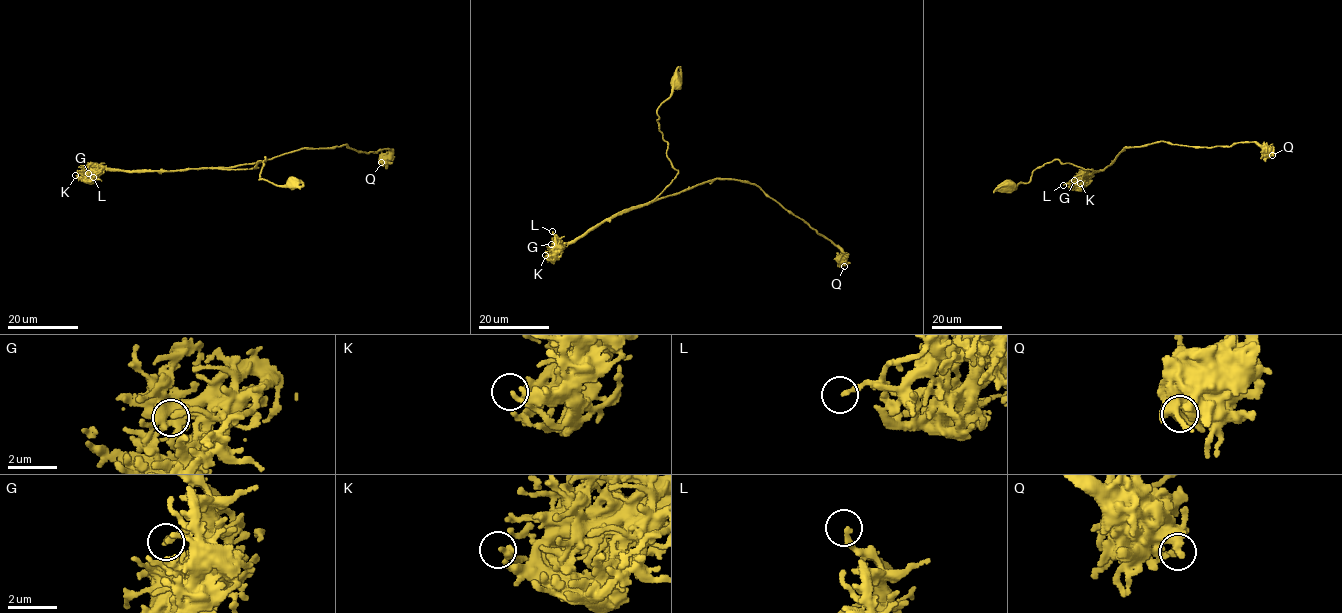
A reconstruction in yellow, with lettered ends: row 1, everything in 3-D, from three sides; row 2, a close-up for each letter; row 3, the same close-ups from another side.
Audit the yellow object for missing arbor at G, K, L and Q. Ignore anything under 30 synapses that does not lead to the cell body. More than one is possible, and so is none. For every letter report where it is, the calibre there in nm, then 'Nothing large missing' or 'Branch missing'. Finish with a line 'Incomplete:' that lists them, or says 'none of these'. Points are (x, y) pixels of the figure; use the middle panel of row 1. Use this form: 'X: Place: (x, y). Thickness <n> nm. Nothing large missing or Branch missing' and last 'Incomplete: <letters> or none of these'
G: Place: (551, 244). Thickness 180 nm. Nothing large missing
K: Place: (545, 255). Thickness 150 nm. Nothing large missing
L: Place: (552, 231). Thickness 190 nm. Nothing large missing
Q: Place: (844, 266). Thickness 300 nm. Nothing large missing
Incomplete: none of these

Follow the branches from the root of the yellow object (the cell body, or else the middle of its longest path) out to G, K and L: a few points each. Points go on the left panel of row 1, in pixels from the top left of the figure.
G: (294, 184), (277, 186), (259, 180), (264, 157), (257, 161), (257, 167), (249, 168), (102, 168), (88, 173)
K: (294, 184), (277, 186), (259, 180), (264, 157), (257, 161), (257, 167), (249, 168), (100, 169), (75, 175)
L: (294, 184), (277, 186), (259, 180), (264, 157), (257, 161), (257, 167), (102, 168), (93, 177)

